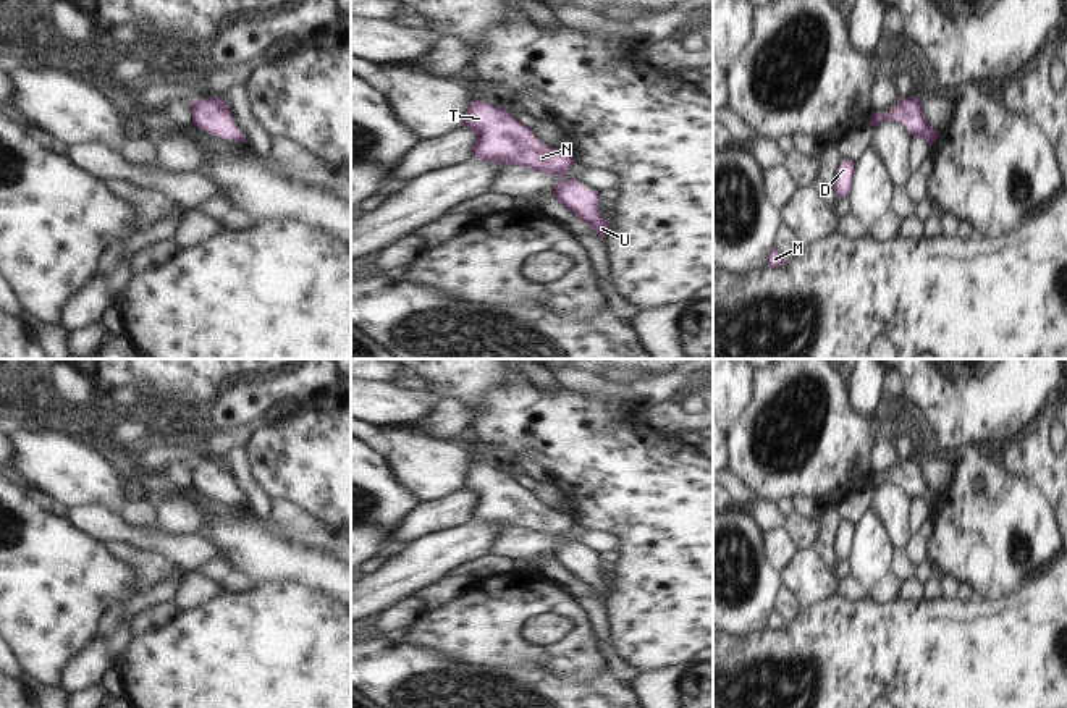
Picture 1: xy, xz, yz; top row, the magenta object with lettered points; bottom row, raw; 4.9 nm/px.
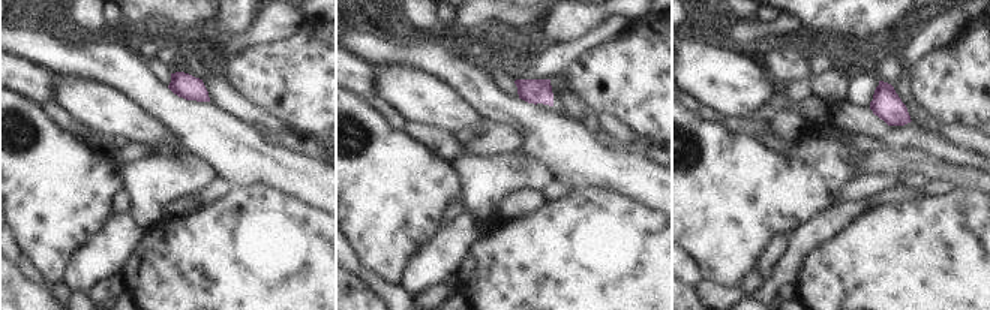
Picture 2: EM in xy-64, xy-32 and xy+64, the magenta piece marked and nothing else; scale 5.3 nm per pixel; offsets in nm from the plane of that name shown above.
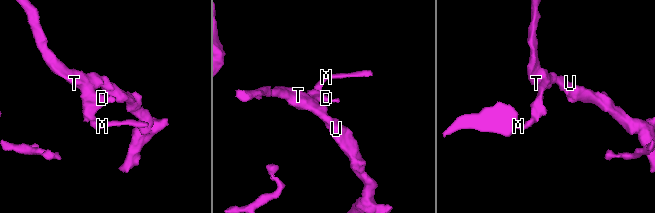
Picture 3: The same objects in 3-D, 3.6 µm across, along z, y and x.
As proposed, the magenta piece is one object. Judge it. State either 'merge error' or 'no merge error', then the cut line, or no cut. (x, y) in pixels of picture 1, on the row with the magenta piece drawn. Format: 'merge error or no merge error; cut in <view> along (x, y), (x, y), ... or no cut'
no merge error; no cut

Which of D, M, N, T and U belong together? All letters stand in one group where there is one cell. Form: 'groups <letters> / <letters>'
groups D M N T U

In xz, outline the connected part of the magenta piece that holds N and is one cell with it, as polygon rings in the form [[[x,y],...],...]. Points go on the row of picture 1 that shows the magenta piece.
[[[470,100],[464,124],[477,134],[472,145],[472,157],[491,163],[521,165],[550,176],[561,176],[555,186],[555,196],[577,218],[590,225],[603,239],[609,223],[598,210],[598,192],[588,191],[577,179],[567,179],[567,170],[576,158],[569,152],[551,149],[537,139],[527,126],[517,121],[512,113],[480,100]]]

